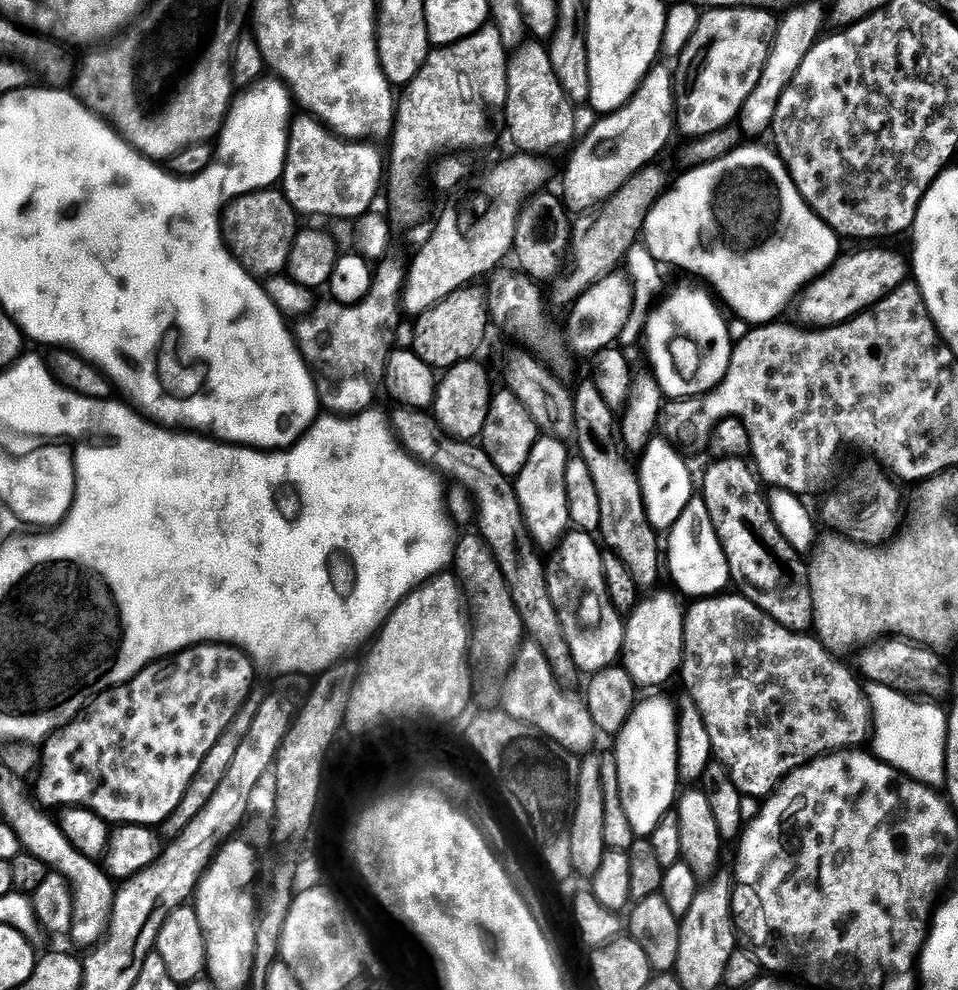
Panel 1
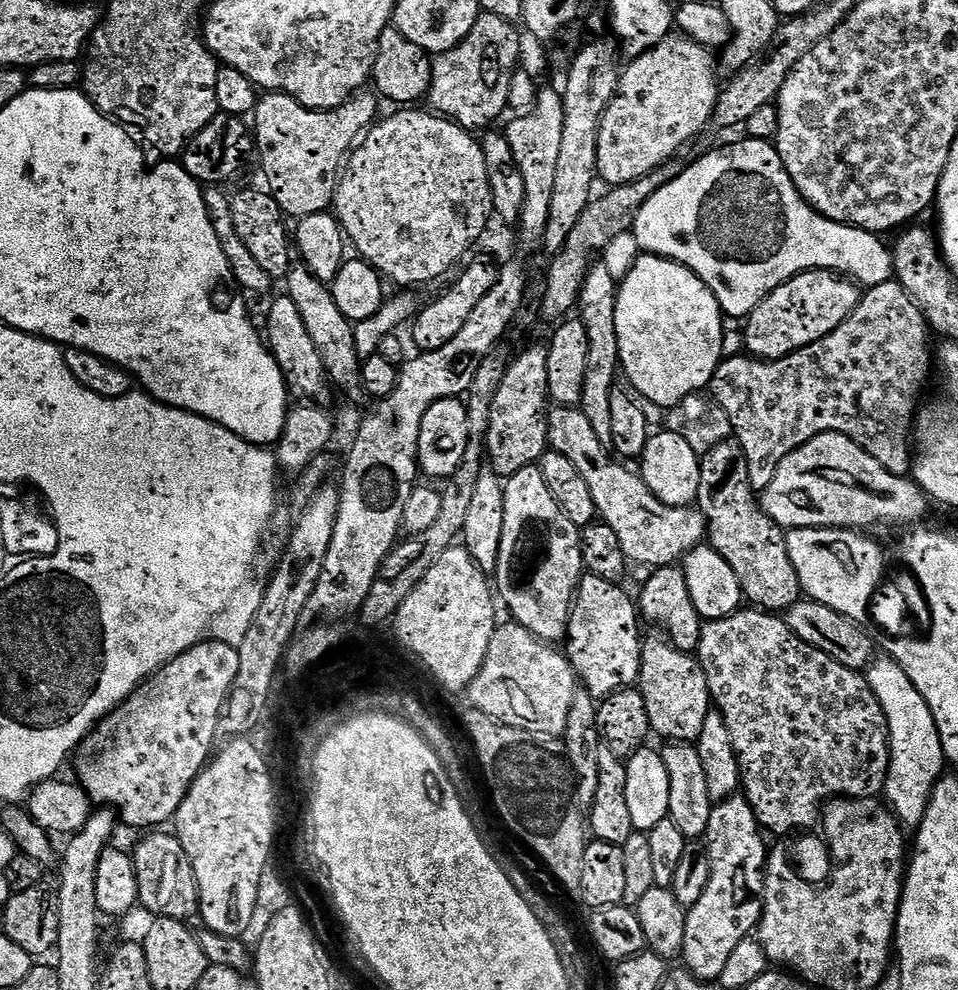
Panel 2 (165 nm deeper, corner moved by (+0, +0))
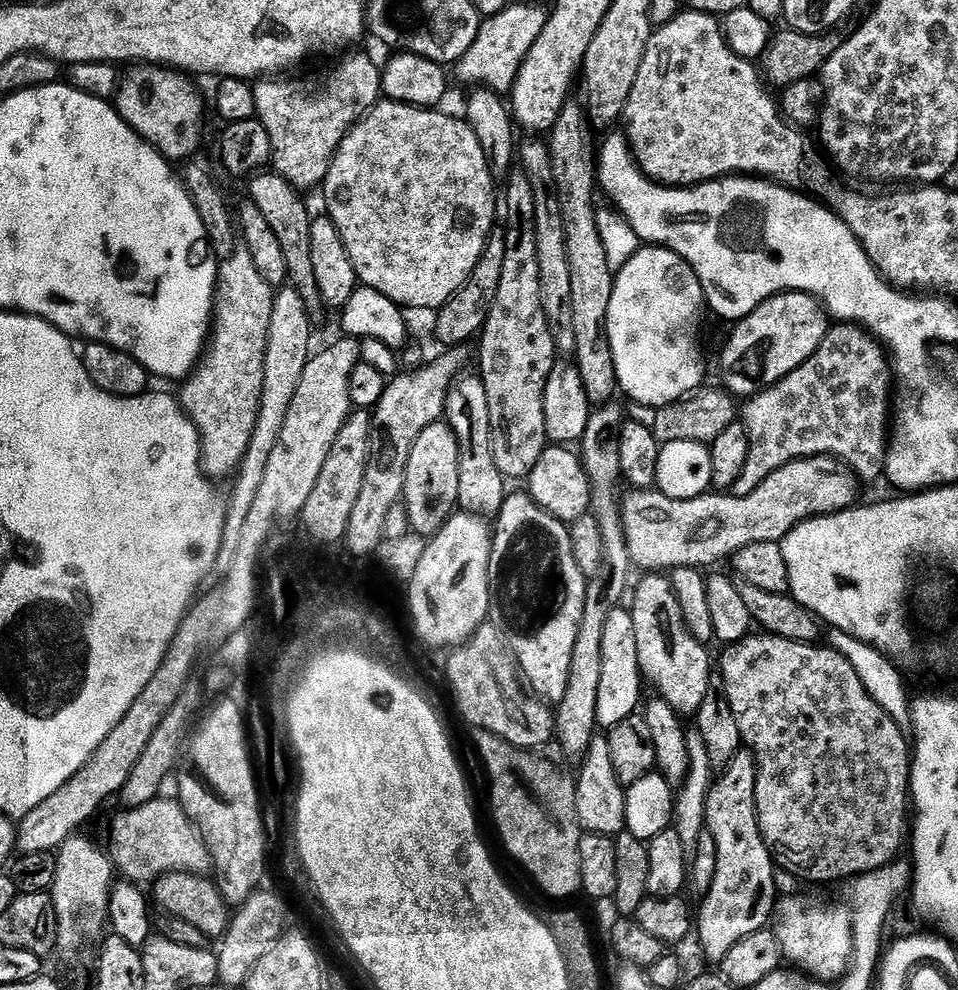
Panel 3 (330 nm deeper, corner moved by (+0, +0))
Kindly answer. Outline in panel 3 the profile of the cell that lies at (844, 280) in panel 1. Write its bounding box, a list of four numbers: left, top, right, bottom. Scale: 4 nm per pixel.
[720,292,830,398]

